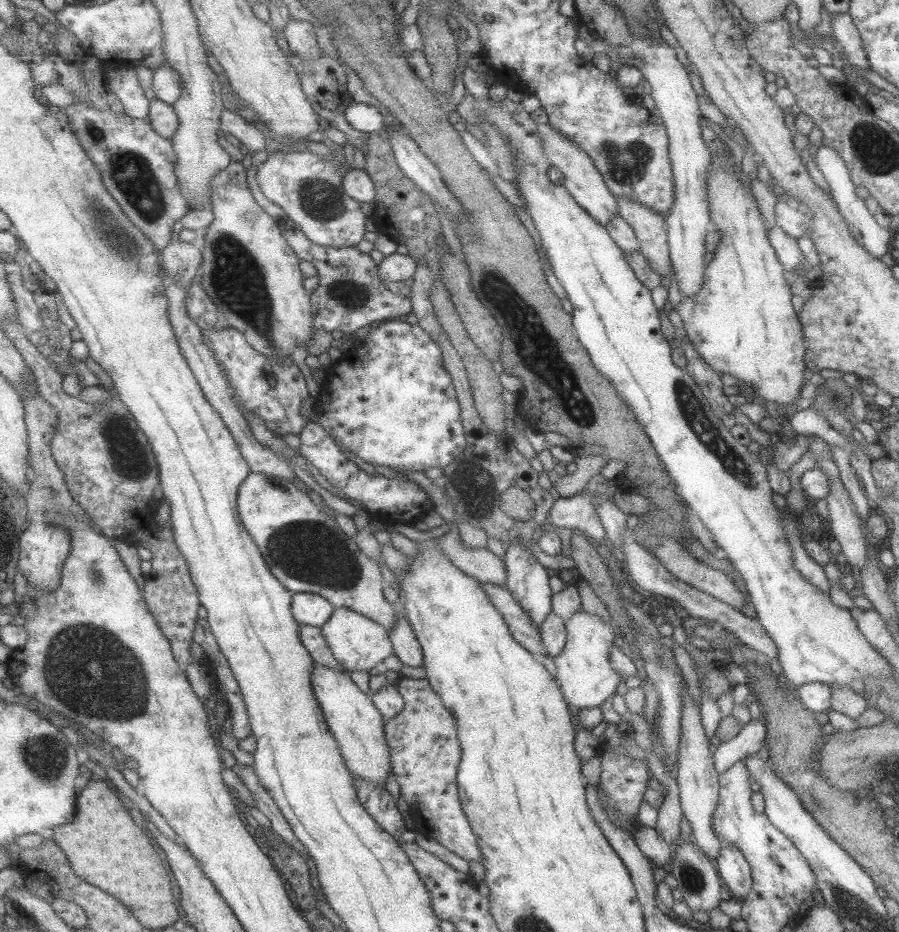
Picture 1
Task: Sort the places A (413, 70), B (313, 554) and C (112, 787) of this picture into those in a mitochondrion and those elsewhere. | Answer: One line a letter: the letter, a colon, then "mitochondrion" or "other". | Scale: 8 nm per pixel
A: other
B: mitochondrion
C: other

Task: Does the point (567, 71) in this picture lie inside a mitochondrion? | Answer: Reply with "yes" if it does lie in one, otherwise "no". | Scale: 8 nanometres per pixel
yes

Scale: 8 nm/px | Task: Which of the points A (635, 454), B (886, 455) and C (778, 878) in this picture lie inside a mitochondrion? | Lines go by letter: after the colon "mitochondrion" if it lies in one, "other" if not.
A: other
B: other
C: other

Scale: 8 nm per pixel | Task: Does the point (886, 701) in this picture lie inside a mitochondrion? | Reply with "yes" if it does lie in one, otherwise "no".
no

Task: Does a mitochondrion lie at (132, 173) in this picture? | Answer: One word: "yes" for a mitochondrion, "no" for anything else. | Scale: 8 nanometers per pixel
yes

